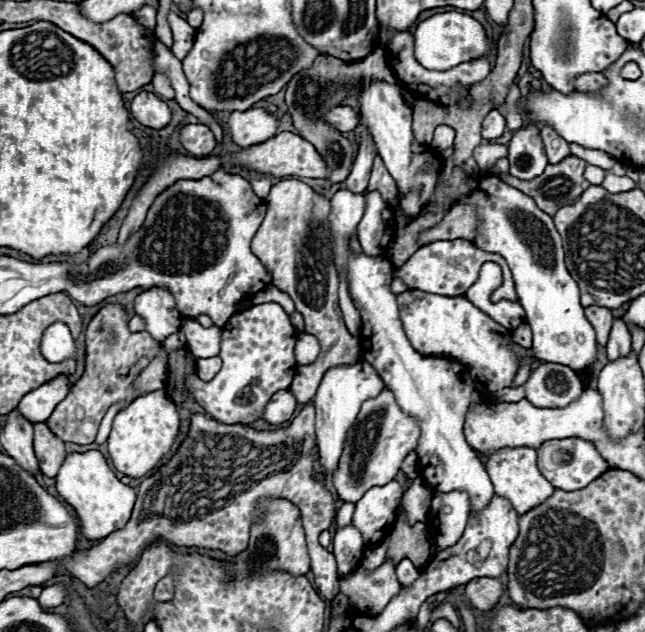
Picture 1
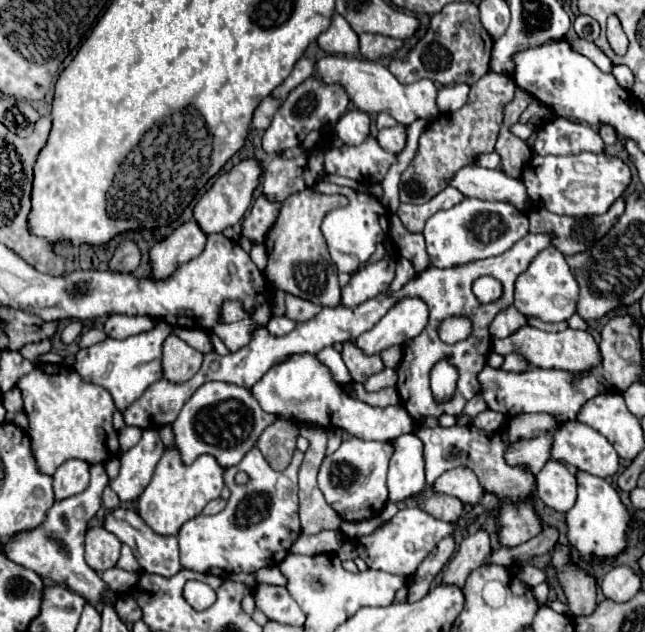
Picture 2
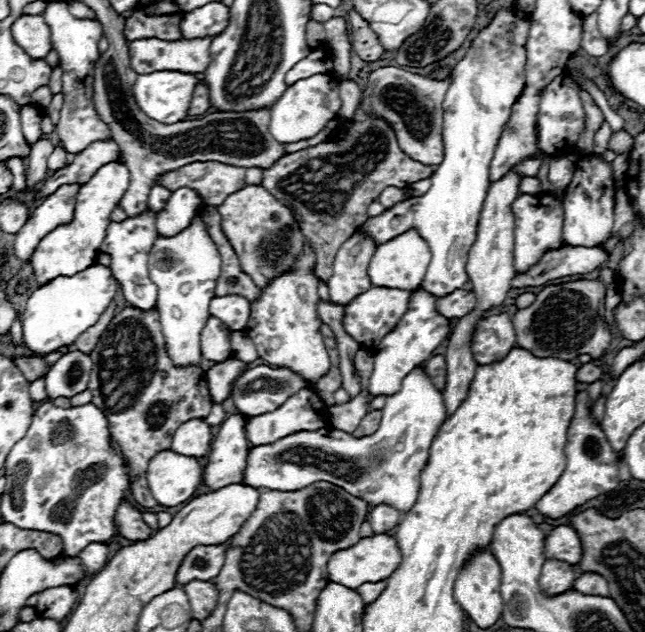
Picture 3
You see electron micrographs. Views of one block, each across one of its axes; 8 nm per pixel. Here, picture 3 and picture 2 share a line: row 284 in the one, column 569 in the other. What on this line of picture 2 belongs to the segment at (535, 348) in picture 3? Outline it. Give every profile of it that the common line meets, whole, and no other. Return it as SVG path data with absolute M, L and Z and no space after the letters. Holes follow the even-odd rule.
M556 546L552 552L552 568L566 594L568 606L574 616L588 616L596 608L596 578L578 568L570 560L568 546Z

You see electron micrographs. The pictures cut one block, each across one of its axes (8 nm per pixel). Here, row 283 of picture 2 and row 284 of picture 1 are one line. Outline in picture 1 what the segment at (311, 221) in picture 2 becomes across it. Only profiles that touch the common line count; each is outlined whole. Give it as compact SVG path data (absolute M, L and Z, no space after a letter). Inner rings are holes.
M280 180L272 186L266 196L266 218L252 240L252 252L268 268L272 276L272 286L290 294L296 304L296 312L304 316L306 332L320 340L322 352L314 364L298 366L290 390L298 404L310 402L314 398L320 380L328 368L348 364L344 356L360 356L360 340L350 336L344 326L338 308L338 270L334 266L334 256L328 240L328 216L330 200L314 192L300 180Z

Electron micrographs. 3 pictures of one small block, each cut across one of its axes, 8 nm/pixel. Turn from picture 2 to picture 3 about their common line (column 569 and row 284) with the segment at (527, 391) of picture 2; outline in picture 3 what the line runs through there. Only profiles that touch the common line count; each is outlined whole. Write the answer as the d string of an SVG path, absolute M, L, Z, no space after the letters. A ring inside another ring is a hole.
M406 230L404 234L392 238L390 242L382 244L368 266L368 276L372 286L382 286L382 288L396 288L396 290L416 290L422 286L426 268L430 262L430 248L426 240L418 234L418 230Z

